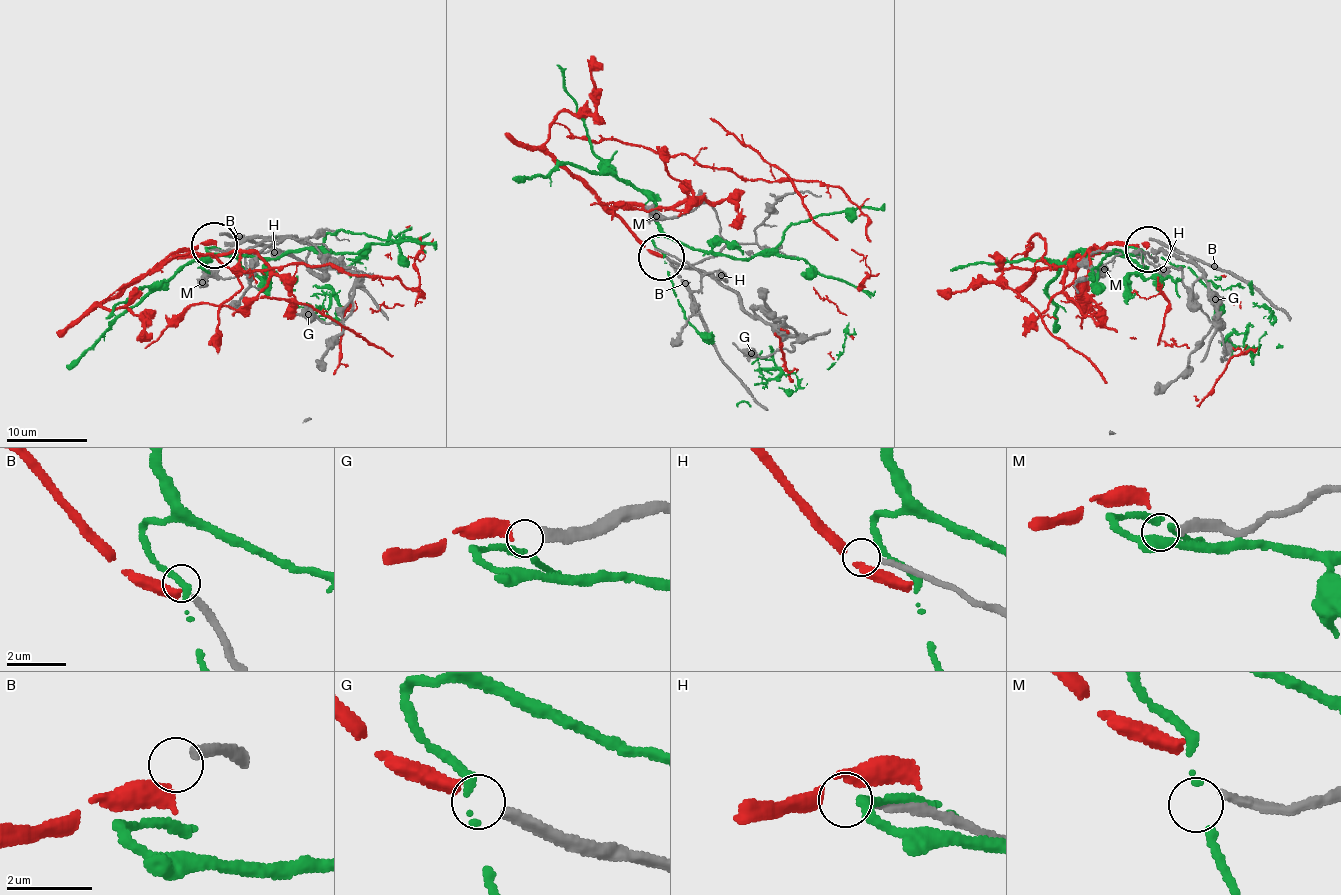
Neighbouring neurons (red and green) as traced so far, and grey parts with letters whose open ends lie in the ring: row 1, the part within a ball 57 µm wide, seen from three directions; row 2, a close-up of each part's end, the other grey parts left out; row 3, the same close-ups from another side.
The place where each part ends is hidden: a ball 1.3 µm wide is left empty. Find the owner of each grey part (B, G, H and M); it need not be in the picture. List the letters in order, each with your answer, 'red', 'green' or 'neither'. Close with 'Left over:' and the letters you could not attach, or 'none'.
B: neither
G: red
H: neither
M: neither
Left over: B, H, M

